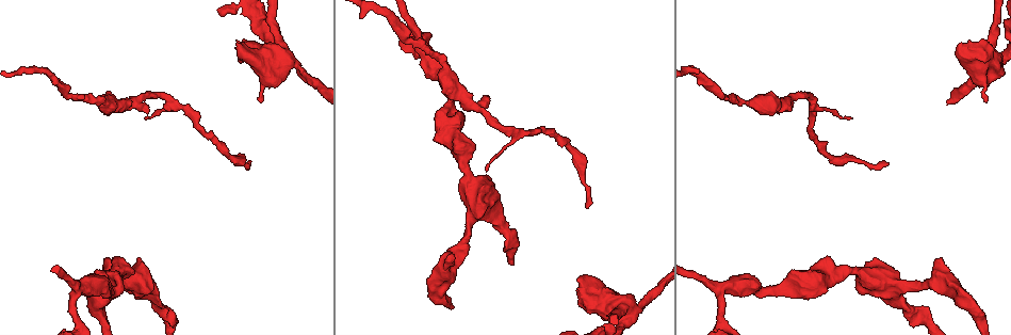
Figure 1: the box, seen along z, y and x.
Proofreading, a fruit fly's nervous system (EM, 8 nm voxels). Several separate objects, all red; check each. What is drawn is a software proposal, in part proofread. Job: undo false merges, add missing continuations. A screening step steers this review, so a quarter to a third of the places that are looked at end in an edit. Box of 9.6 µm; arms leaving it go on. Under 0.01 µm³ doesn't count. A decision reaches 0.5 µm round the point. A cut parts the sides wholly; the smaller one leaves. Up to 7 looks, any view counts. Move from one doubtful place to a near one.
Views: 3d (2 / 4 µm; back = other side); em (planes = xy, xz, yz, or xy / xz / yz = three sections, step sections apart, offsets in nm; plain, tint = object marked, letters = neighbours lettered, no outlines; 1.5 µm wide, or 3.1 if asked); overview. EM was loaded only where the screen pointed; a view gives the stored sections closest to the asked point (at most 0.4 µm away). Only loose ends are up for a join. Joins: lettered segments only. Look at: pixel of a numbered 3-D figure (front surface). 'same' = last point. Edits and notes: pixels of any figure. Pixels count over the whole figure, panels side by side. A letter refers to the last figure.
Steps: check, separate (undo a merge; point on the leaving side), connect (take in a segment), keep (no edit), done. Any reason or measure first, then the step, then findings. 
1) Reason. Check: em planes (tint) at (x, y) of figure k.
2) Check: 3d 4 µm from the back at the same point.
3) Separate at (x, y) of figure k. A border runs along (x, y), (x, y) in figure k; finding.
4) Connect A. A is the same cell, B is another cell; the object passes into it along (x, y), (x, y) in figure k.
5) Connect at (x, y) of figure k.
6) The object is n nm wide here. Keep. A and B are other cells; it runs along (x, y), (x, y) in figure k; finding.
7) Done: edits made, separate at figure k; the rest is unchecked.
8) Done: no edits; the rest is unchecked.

An open end. Check: em xz step 4 (letters) at (934, 261) of figure 1.

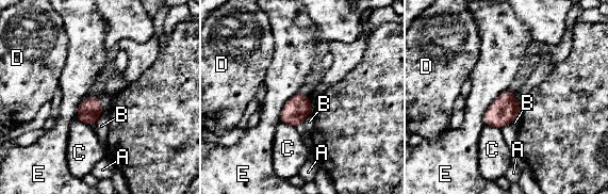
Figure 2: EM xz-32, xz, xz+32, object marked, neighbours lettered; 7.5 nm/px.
Keep. A, B, C, D and E are other cells; a border runs along (506, 90), (490, 104), (482, 124) in figure 2; none of them fits.

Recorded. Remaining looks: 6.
Thin end. Check: 3d 4 µm from the back at (146, 117) of figure 1.

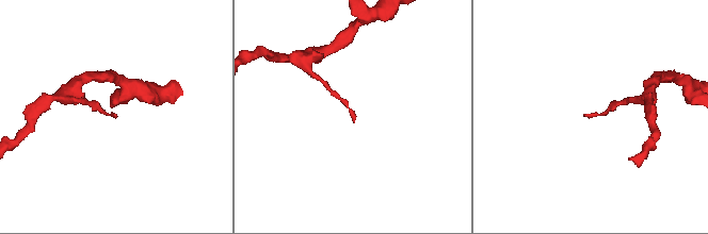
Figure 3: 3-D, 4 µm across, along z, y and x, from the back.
Check: em planes (letters) at (585, 114) of figure 3.

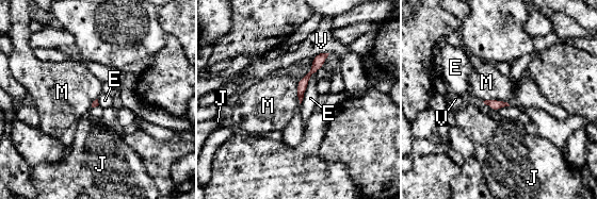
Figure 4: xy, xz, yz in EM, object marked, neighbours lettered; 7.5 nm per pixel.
Keep. E, J, M and V are other cells; it runs along (324, 55), (303, 82), (301, 95) in figure 4; none of them fits.

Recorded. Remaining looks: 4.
Free end. Check: 3d 2 µm from the back at (145, 111) of figure 1.

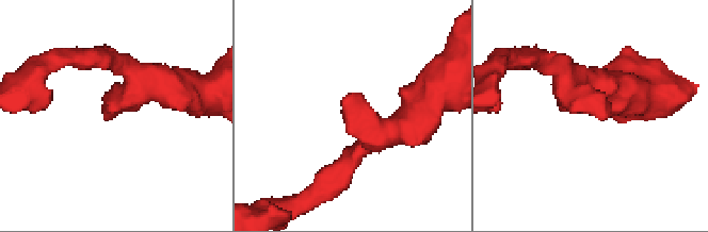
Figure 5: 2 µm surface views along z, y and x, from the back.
Need the tissue. Check: em planes (tint) at (609, 112) of figure 5.

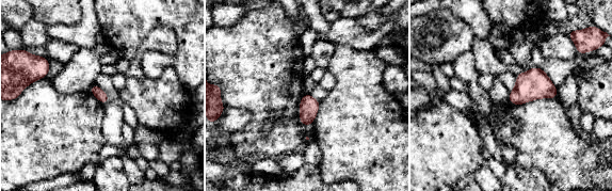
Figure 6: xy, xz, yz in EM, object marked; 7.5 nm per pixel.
Check: em planes (letters) at the same point.

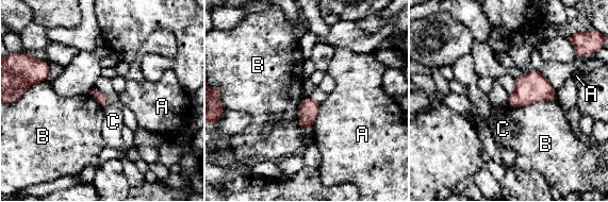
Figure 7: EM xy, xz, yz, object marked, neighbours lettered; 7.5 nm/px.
Keep. A, B and C are other cells; a border runs along (555, 100), (535, 101), (511, 107) in figure 7; no lettered segment goes on from it.

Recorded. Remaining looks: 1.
Done: no edits; the rest is unchecked.

